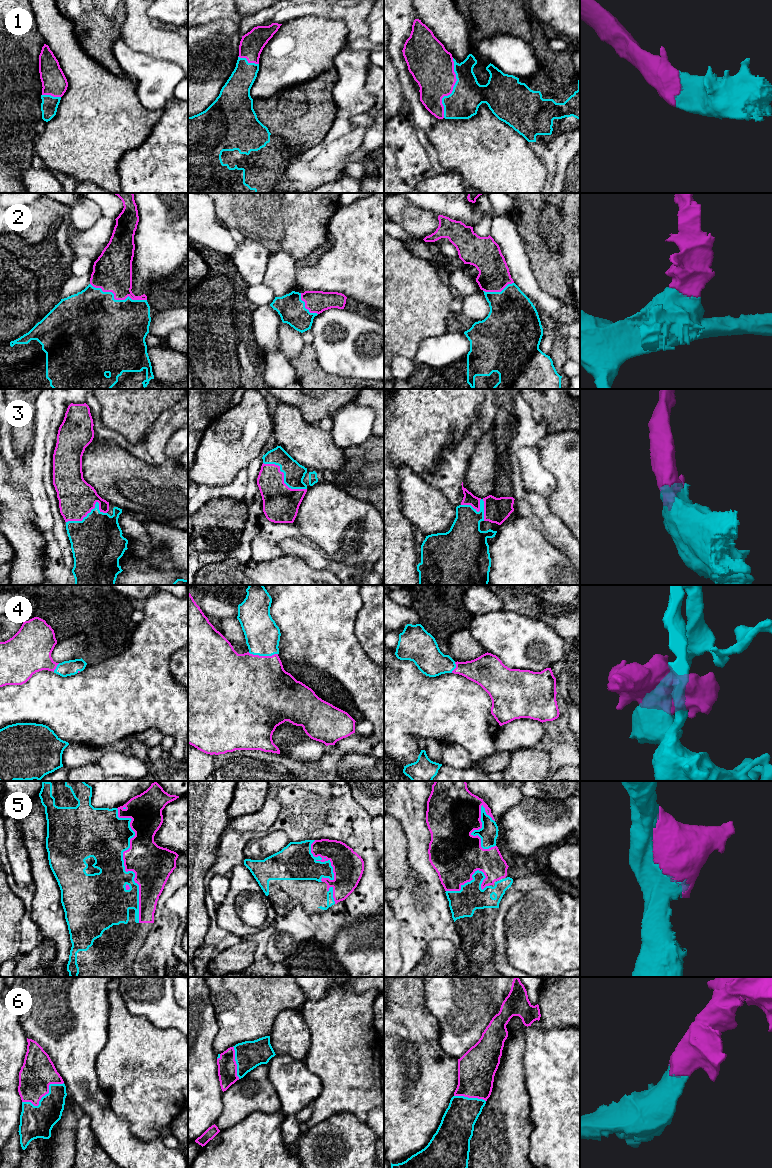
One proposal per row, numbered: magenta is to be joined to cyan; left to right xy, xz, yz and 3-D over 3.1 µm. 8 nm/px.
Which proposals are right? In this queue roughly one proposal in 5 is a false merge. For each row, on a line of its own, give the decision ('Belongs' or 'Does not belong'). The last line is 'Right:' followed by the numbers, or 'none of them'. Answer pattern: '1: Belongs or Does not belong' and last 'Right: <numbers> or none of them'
1: Belongs
2: Belongs
3: Belongs
4: Belongs
5: Belongs
6: Belongs
Right: 1, 2, 3, 4, 5, 6

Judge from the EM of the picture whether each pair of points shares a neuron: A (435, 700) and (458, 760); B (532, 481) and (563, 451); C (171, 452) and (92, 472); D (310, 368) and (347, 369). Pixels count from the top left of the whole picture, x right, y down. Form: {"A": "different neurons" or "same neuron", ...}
{"A": "different neurons", "B": "different neurons", "C": "different neurons", "D": "different neurons"}

